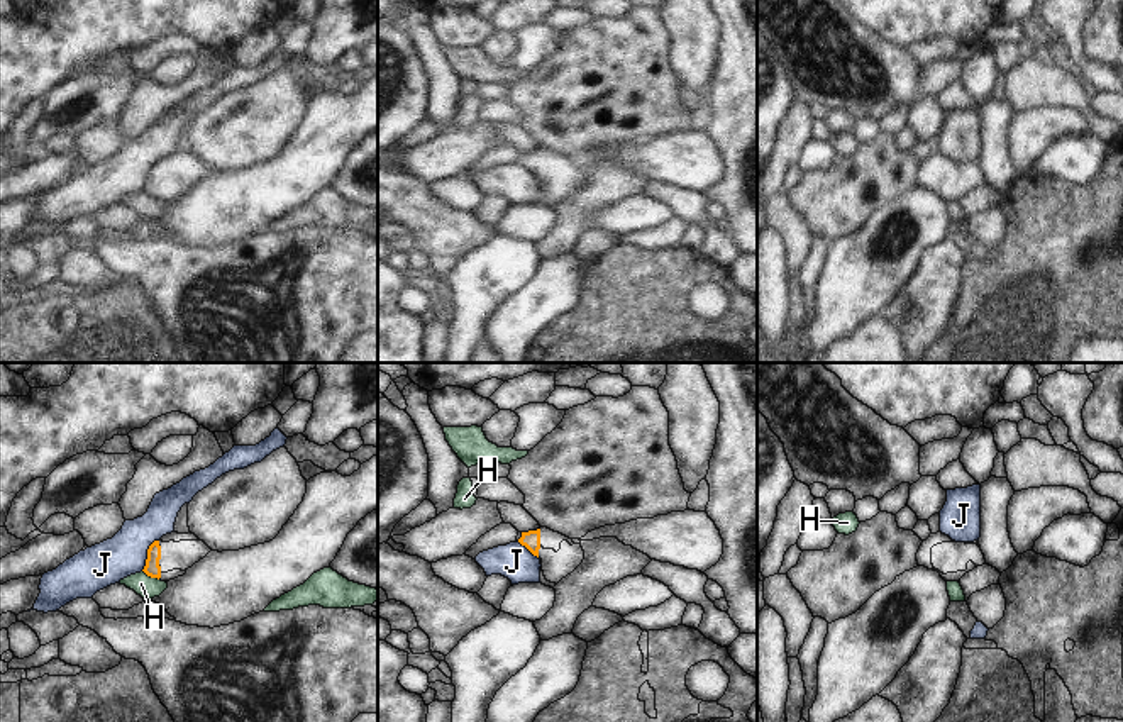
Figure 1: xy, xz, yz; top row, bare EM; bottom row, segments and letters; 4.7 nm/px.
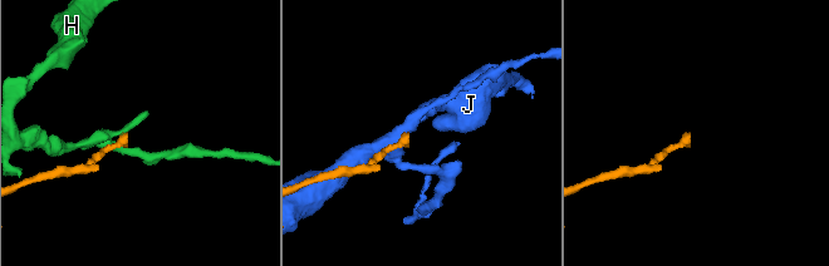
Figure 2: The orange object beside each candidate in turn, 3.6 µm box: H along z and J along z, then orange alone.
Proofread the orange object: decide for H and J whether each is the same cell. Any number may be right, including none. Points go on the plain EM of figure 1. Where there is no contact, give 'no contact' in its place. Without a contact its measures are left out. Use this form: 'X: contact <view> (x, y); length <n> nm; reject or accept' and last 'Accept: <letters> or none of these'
H: contact xy (151, 197); length 90 nm; reject
J: contact xy (148, 175); length 170 nm; reject
Accept: none of these

